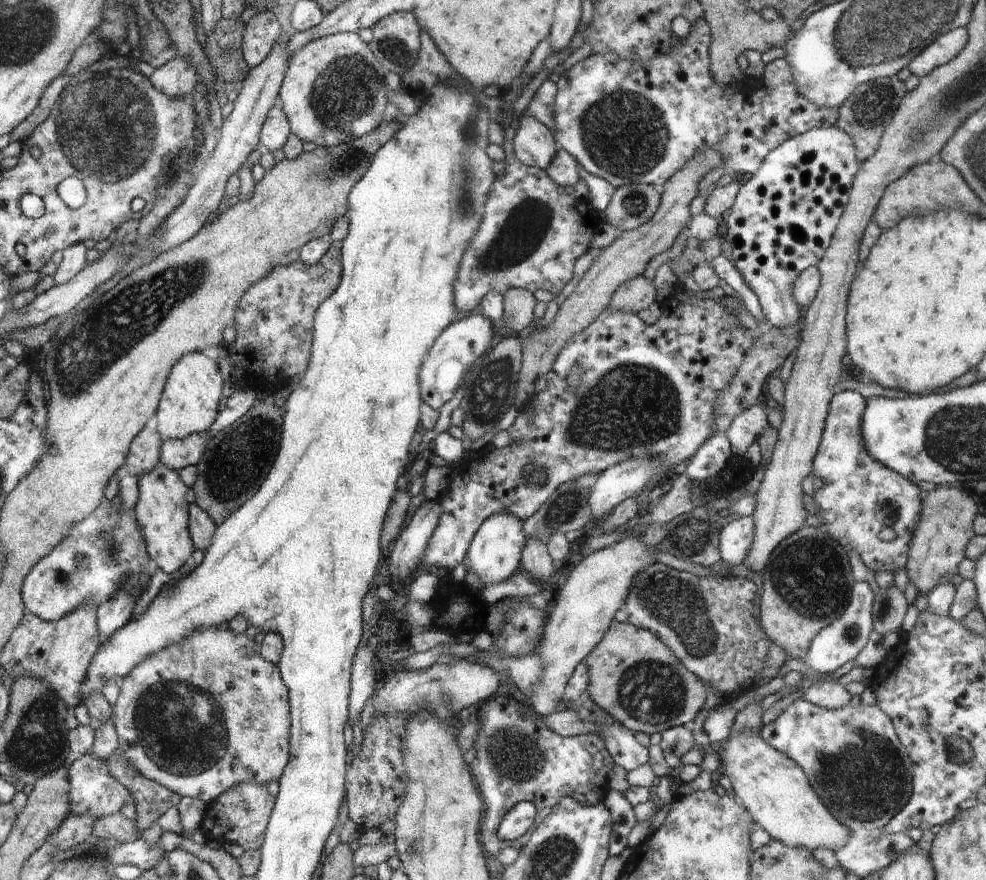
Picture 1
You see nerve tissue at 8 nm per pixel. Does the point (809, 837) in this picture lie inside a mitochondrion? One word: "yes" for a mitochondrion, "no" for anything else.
no

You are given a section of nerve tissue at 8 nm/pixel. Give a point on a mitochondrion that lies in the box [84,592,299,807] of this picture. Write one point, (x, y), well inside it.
(181, 726)

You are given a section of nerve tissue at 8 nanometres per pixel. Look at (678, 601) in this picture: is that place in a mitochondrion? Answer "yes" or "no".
yes

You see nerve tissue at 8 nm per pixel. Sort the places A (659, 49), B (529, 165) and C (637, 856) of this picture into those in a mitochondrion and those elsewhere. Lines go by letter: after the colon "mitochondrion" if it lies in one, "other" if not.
A: other
B: other
C: other

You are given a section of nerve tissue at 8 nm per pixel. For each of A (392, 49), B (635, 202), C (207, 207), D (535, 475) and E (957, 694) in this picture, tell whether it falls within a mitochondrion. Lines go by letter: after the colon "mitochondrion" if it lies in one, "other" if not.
A: mitochondrion
B: mitochondrion
C: other
D: mitochondrion
E: other

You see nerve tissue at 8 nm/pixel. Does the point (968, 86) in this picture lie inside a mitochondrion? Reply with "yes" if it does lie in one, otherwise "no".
yes

